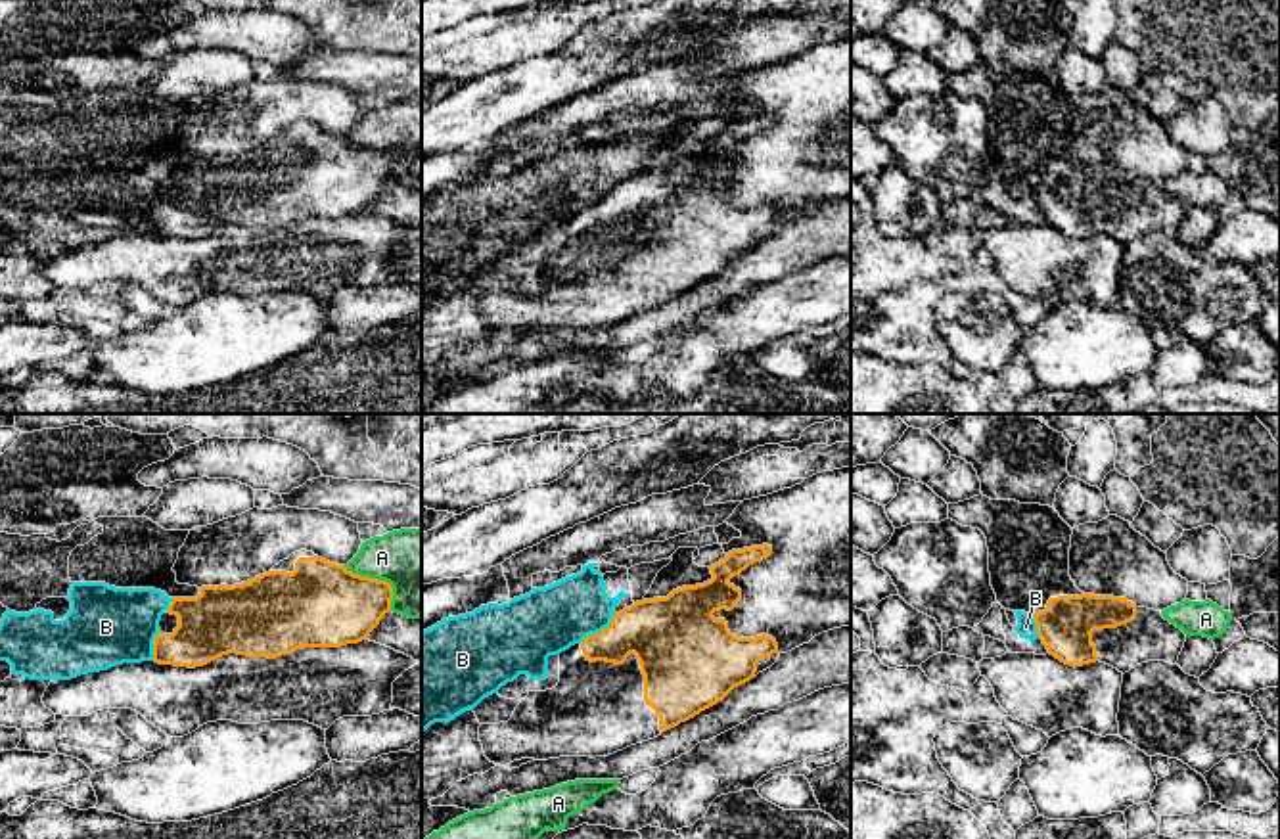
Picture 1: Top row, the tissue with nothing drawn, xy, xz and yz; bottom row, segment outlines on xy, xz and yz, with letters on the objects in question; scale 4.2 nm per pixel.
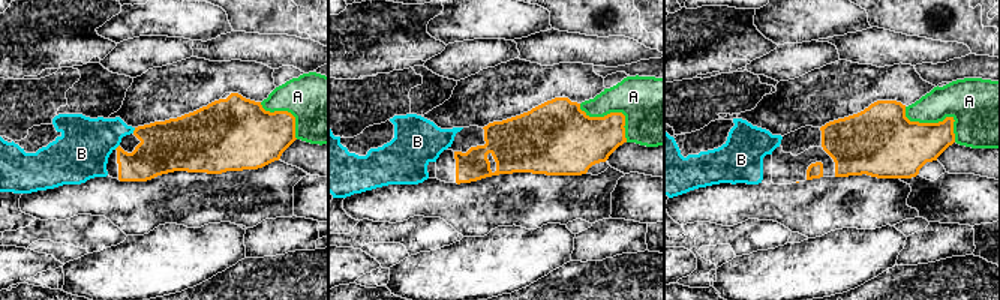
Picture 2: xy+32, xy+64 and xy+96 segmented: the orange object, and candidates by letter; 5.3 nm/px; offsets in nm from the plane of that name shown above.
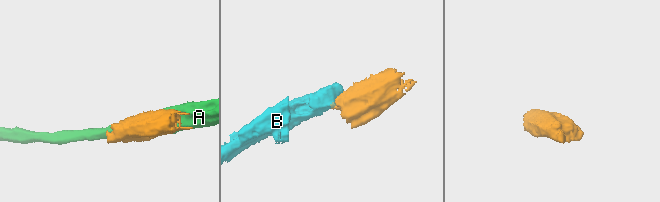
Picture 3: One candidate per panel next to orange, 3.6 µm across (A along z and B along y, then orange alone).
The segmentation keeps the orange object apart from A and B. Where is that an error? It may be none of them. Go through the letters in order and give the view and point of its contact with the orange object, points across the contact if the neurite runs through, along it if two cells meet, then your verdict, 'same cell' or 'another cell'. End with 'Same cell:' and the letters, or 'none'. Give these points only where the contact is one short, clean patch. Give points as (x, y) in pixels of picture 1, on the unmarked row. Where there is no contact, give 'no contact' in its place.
A: meets orange in xy at (380, 152); another cell
B: meets orange in xz at (598, 204); border along xz (616, 184), (606, 198), (579, 213); another cell
Same cell: none

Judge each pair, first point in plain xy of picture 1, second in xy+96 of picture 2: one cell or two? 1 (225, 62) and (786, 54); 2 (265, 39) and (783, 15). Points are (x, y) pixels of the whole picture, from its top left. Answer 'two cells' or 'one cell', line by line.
1: one cell
2: one cell

